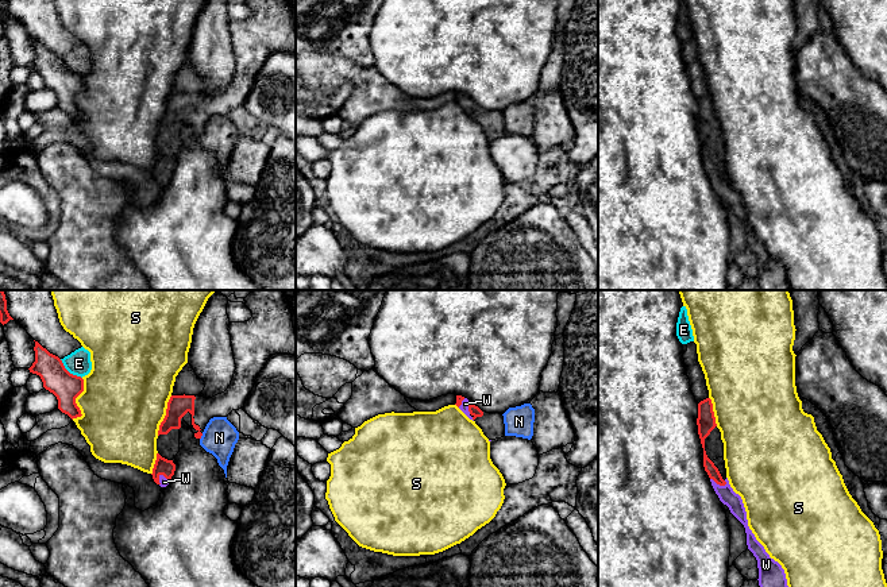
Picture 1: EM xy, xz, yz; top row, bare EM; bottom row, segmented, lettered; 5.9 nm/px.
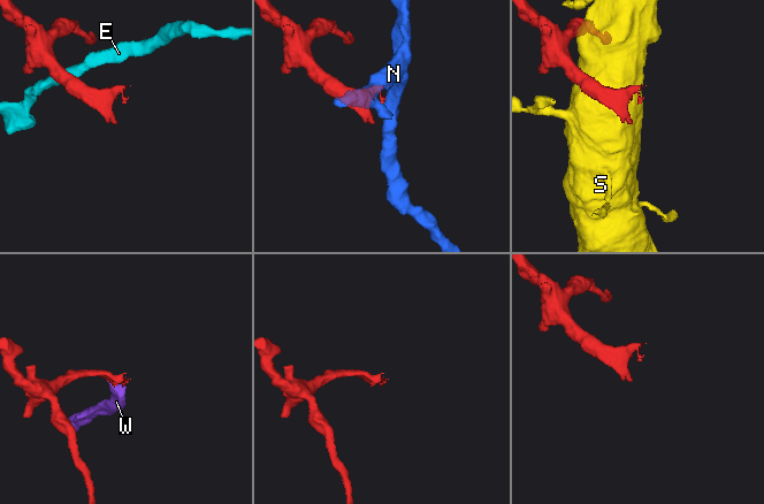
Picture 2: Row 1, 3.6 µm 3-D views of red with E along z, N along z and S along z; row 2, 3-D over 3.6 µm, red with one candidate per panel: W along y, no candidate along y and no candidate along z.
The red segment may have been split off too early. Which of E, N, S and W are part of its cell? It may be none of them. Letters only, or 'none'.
W

